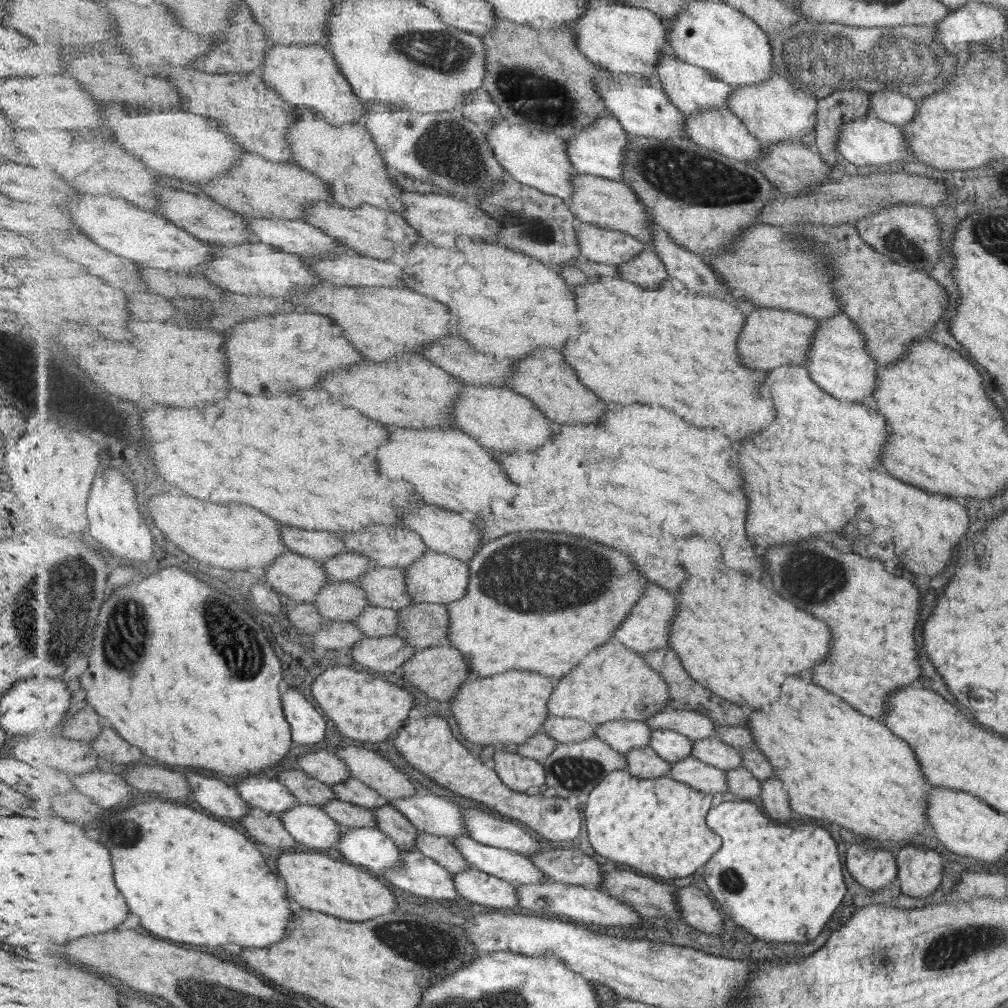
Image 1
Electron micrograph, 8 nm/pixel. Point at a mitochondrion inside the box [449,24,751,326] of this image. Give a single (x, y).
(546, 105)

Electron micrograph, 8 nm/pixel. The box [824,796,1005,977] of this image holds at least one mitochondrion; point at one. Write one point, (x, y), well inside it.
(880, 959)

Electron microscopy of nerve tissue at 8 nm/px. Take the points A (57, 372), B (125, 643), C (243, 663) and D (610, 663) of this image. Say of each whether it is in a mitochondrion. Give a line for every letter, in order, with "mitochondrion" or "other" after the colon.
A: mitochondrion
B: mitochondrion
C: mitochondrion
D: other

